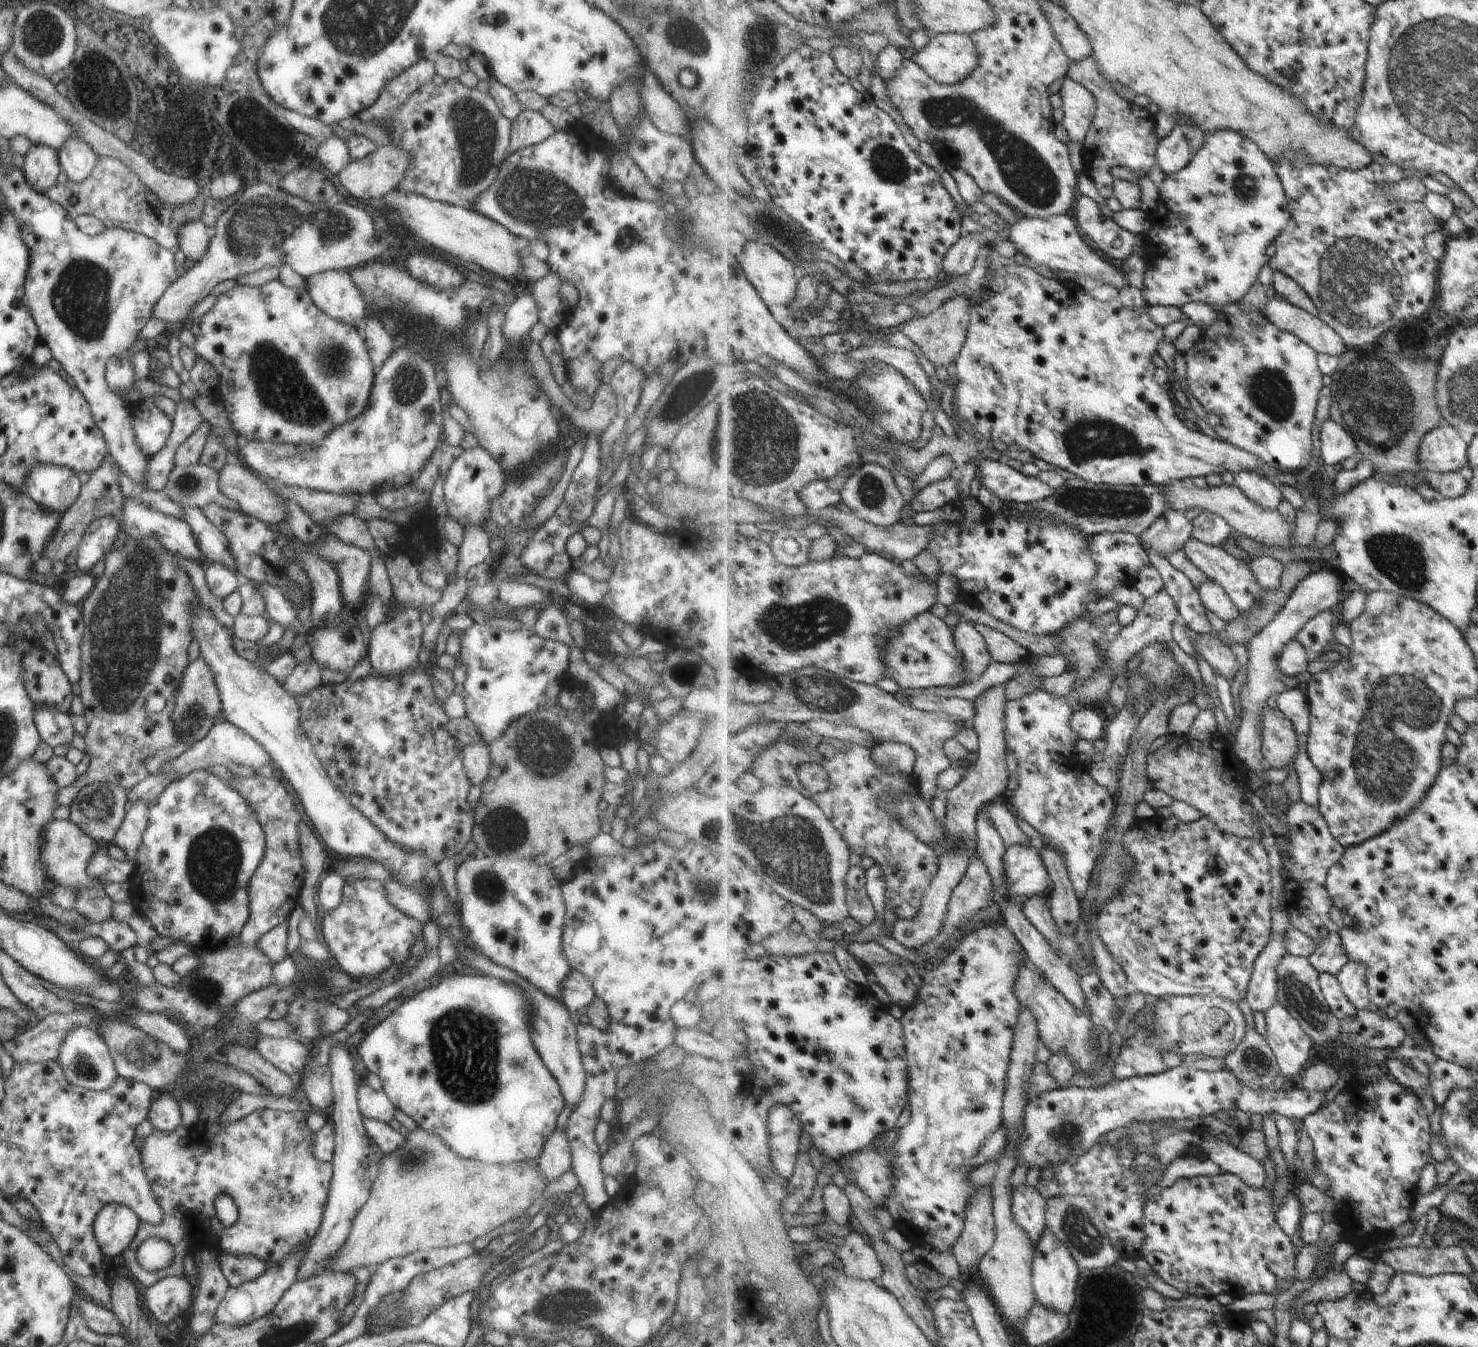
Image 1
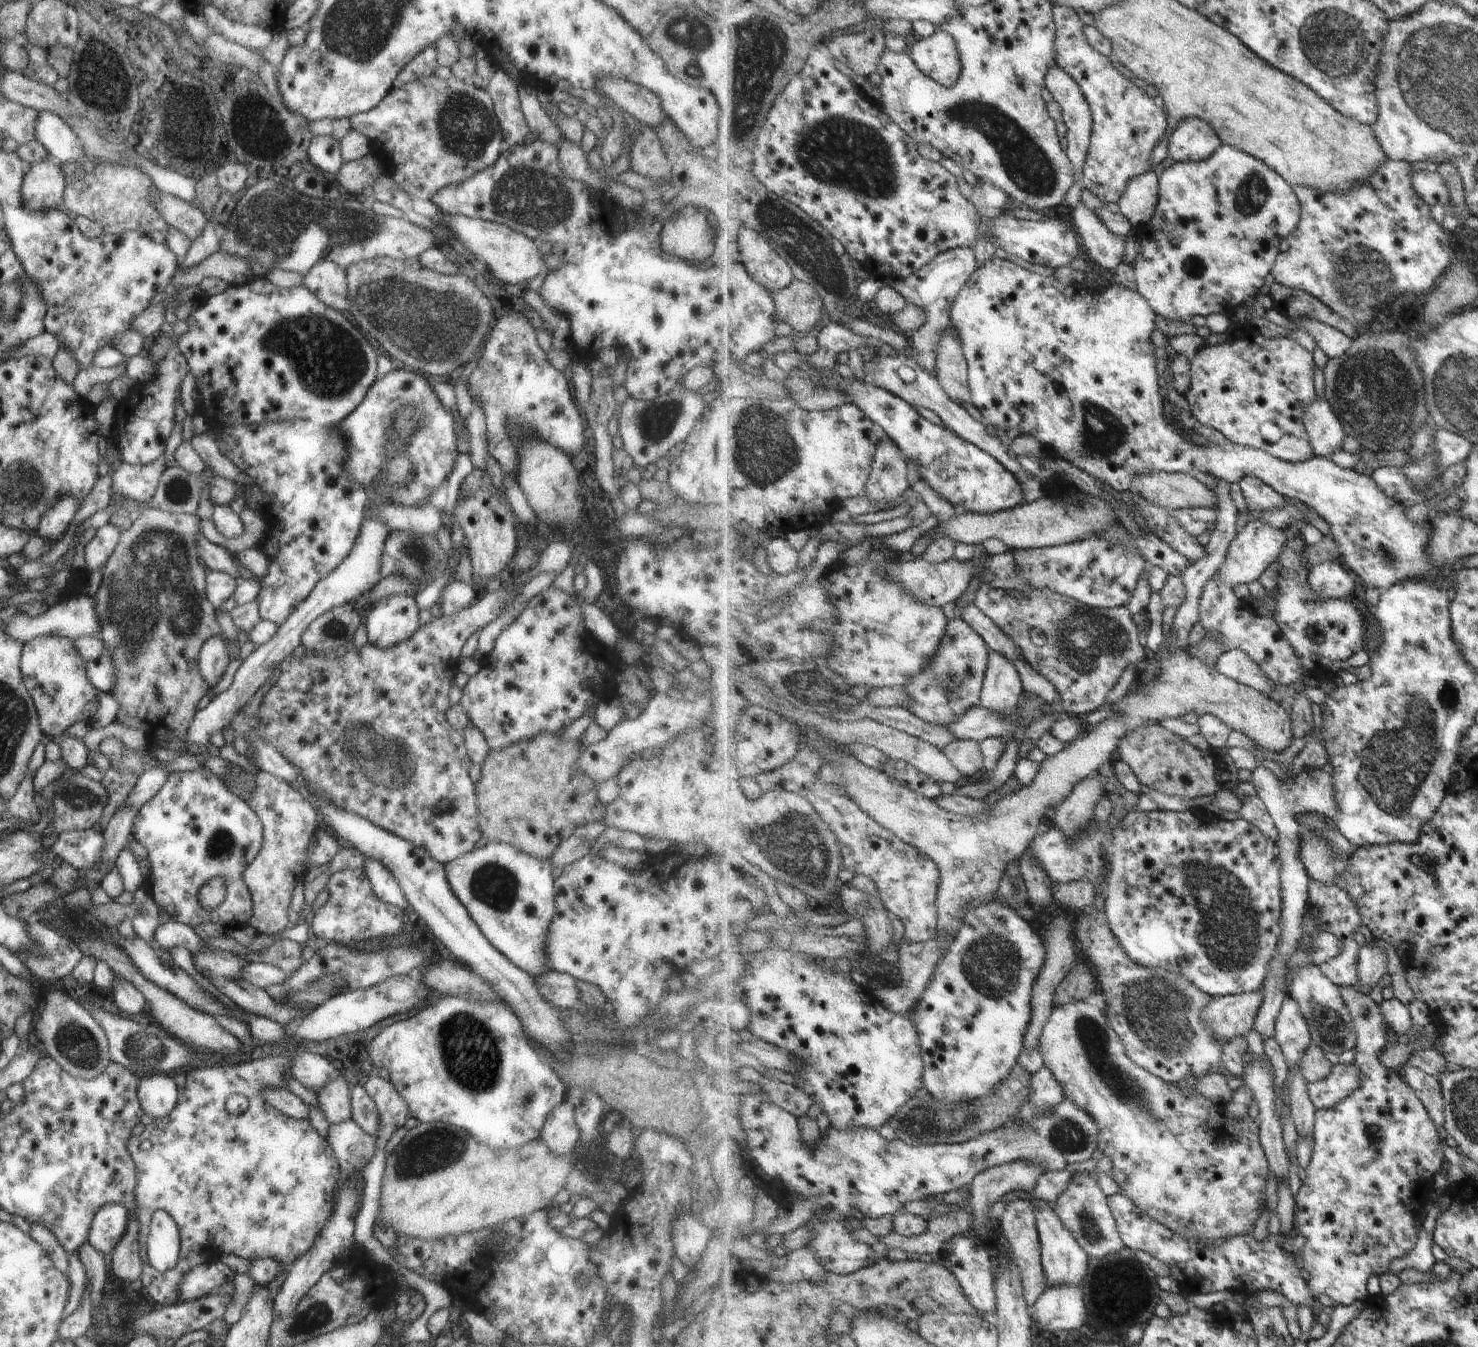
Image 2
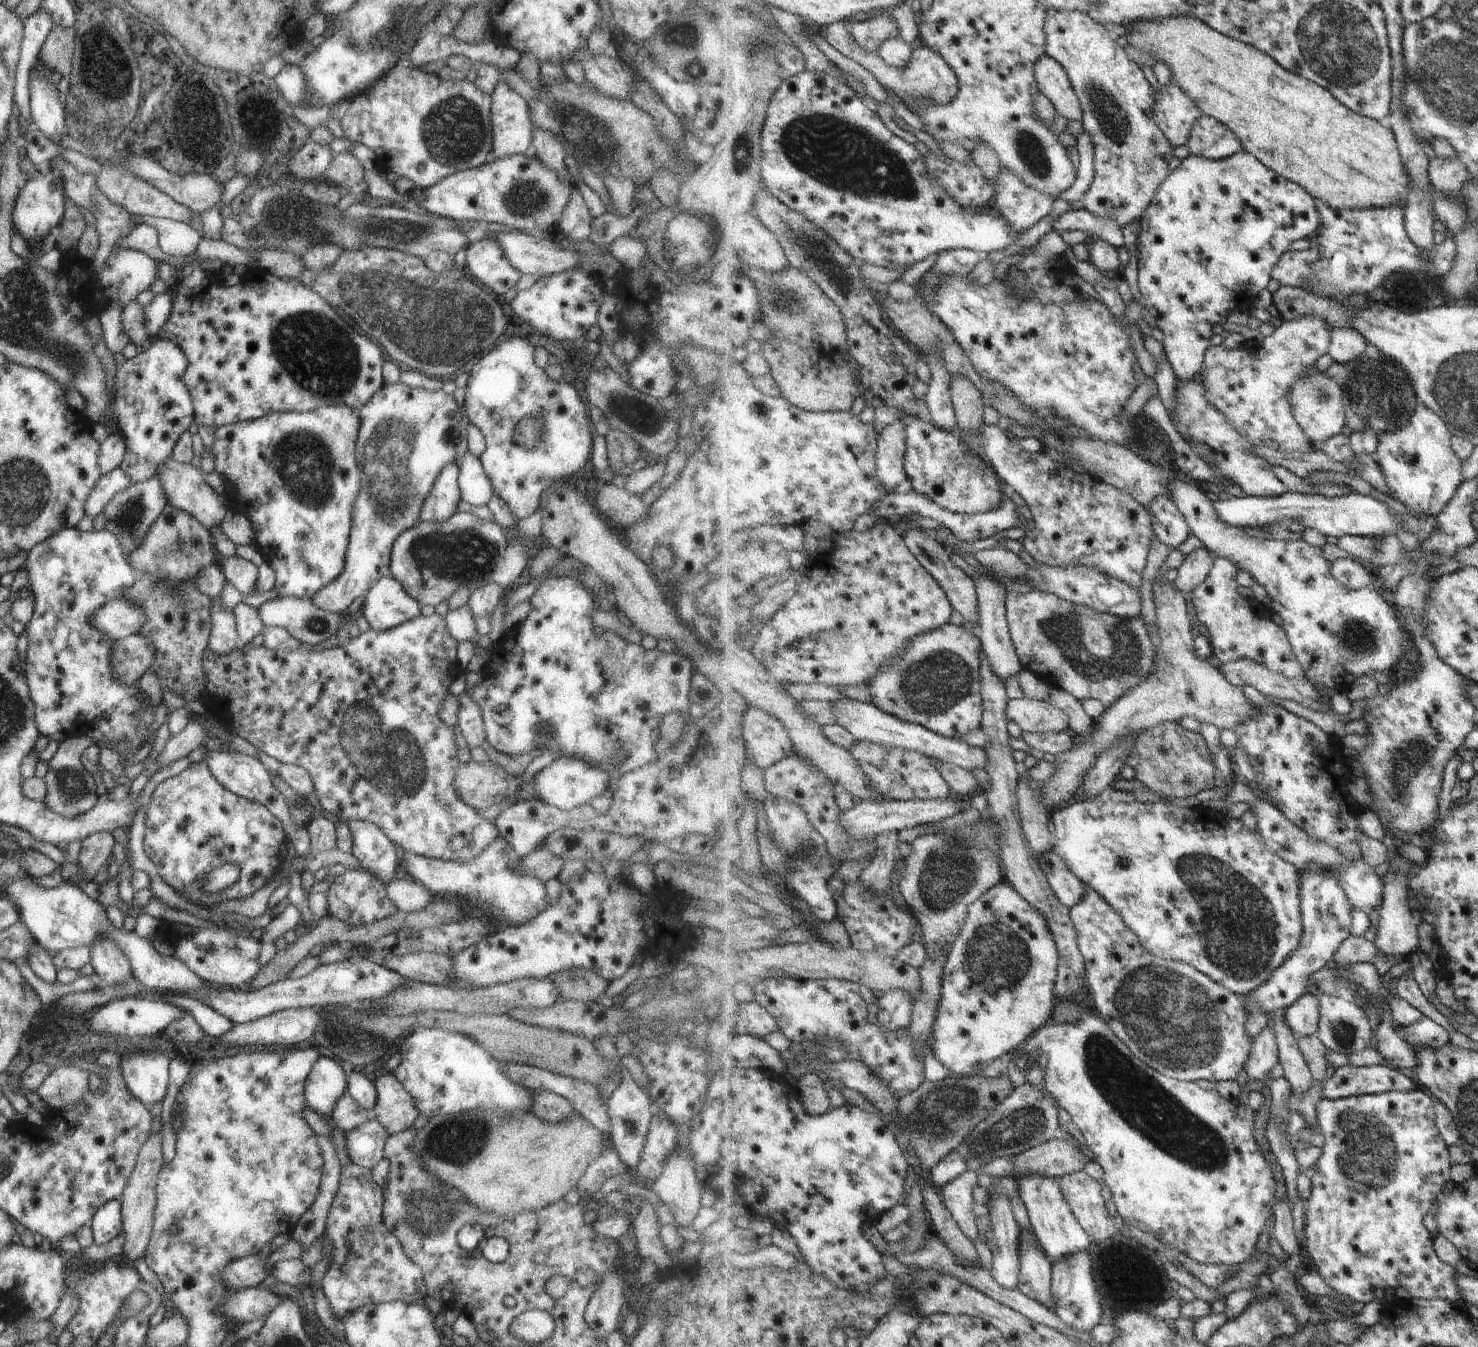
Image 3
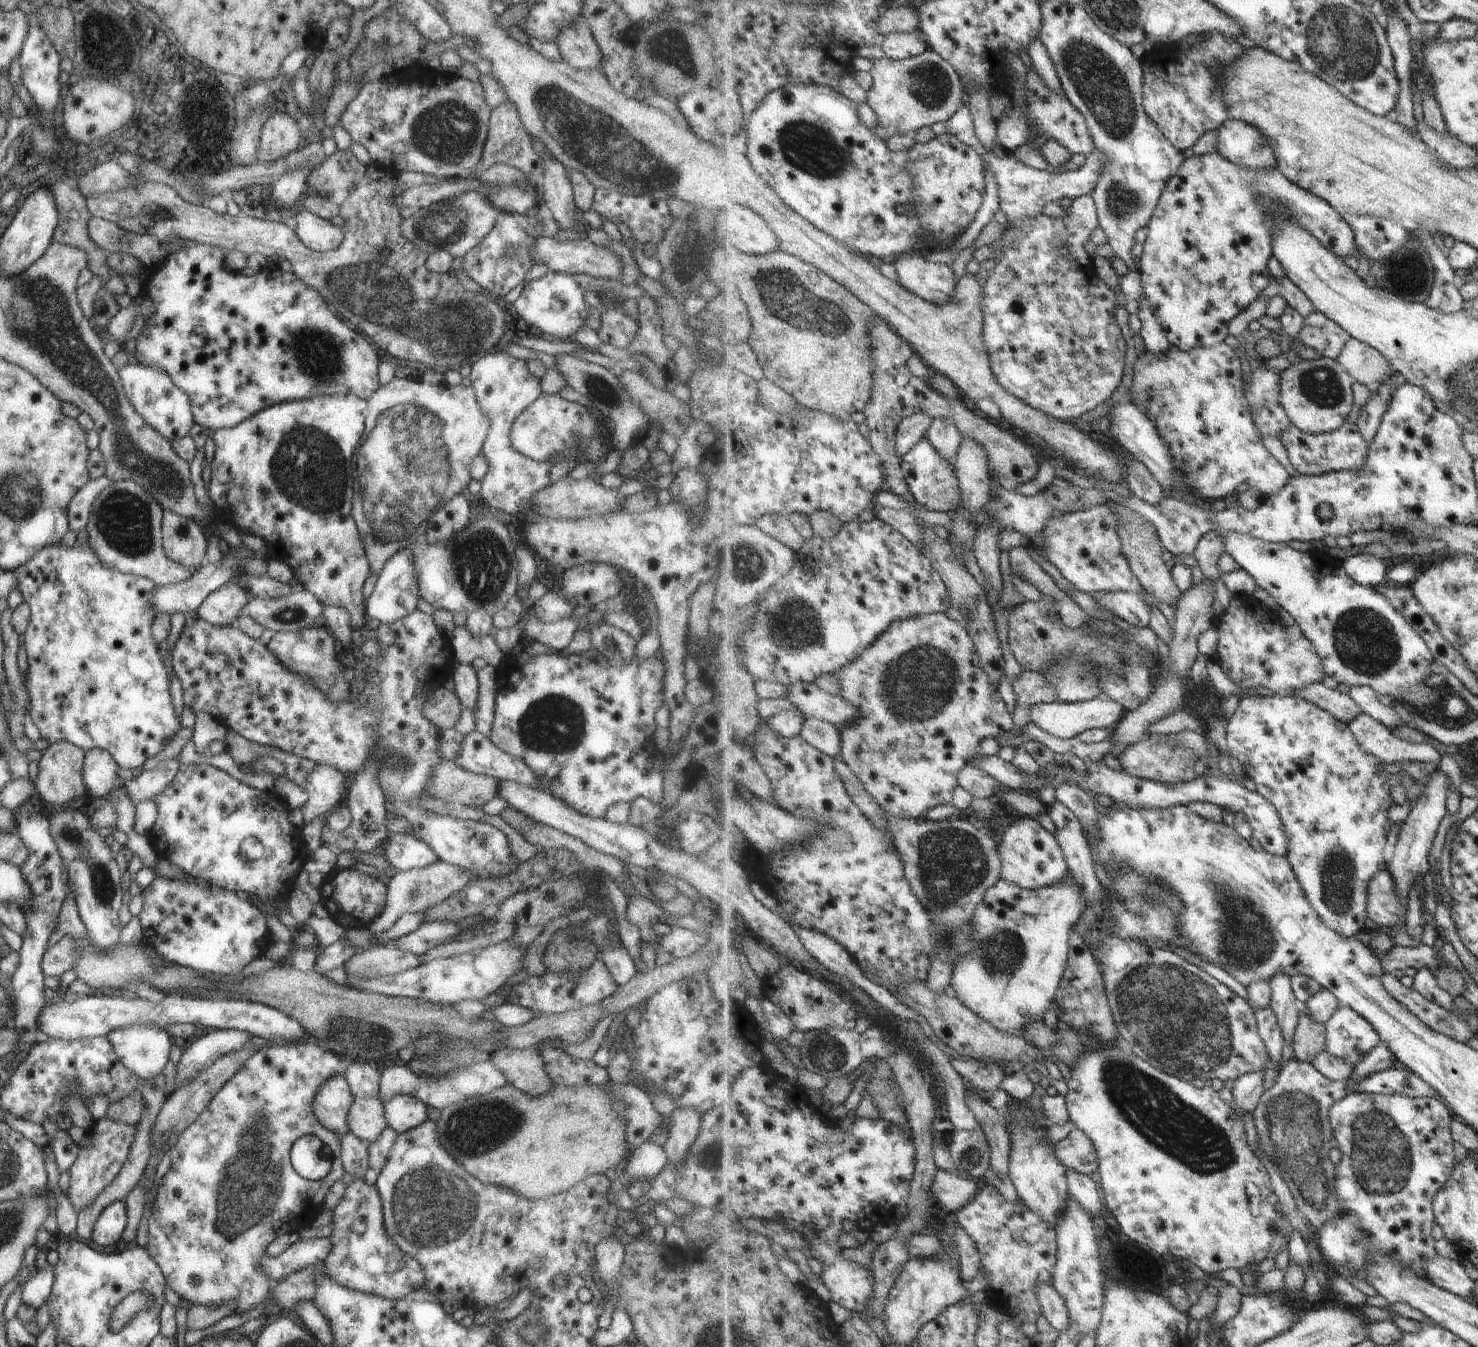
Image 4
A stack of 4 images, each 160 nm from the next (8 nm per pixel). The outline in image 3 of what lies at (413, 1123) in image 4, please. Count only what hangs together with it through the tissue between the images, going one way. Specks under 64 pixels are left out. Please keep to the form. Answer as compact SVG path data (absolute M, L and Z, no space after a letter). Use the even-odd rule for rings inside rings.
M391 1072L378 1076L374 1085L377 1095L373 1108L369 1110L370 1118L379 1120L388 1135L411 1127L418 1110L404 1086Z

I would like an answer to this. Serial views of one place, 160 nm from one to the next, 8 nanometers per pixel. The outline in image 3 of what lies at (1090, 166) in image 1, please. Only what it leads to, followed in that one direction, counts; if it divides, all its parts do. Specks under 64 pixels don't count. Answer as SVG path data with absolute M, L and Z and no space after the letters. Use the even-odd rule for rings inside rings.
M1050 10L1047 20L1047 54L1067 71L1084 110L1084 130L1091 135L1094 144L1096 175L1091 188L1082 198L1083 208L1095 216L1115 221L1121 228L1125 228L1127 224L1139 224L1161 184L1169 178L1176 165L1175 147L1156 123L1154 88L1149 84L1143 70L1129 60L1124 46L1117 44L1102 24L1089 14L1081 11Z

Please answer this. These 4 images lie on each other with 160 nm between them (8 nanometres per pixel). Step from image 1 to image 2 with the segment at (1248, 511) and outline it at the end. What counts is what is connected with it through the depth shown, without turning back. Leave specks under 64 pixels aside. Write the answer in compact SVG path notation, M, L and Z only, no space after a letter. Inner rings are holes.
M1151 471L1137 476L1131 490L1170 511L1207 507L1215 509L1216 494L1189 473Z

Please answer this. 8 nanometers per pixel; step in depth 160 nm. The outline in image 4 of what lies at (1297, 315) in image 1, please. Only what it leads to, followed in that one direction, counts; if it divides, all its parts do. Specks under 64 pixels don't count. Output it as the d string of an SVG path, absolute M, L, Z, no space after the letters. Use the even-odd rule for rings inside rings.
M1349 339L1337 359L1355 381L1371 388L1394 380L1396 370L1384 354L1357 339Z

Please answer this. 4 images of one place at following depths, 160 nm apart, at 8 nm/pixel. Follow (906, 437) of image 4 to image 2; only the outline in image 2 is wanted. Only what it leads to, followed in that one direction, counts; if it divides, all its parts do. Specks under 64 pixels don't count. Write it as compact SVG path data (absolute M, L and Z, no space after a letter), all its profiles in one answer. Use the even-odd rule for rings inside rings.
M880 432L880 438L865 497L885 510L889 503L896 503L911 484L907 482L907 460L899 456L896 442L885 432Z

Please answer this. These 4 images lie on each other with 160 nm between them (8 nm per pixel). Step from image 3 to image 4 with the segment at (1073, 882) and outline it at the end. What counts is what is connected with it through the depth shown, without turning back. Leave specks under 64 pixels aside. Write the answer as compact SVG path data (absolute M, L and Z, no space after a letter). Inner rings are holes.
M1019 817L1006 826L998 847L1002 862L1000 878L1021 888L1043 888L1066 879L1070 872L1063 849L1054 833L1045 830L1033 817Z

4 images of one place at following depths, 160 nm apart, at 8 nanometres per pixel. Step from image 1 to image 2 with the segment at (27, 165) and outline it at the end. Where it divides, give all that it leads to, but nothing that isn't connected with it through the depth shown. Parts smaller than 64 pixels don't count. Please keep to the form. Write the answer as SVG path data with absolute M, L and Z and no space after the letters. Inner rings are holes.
M46 157L45 160L37 161L30 166L29 171L22 176L20 195L25 206L33 211L43 209L55 209L63 198L66 178L55 160Z

